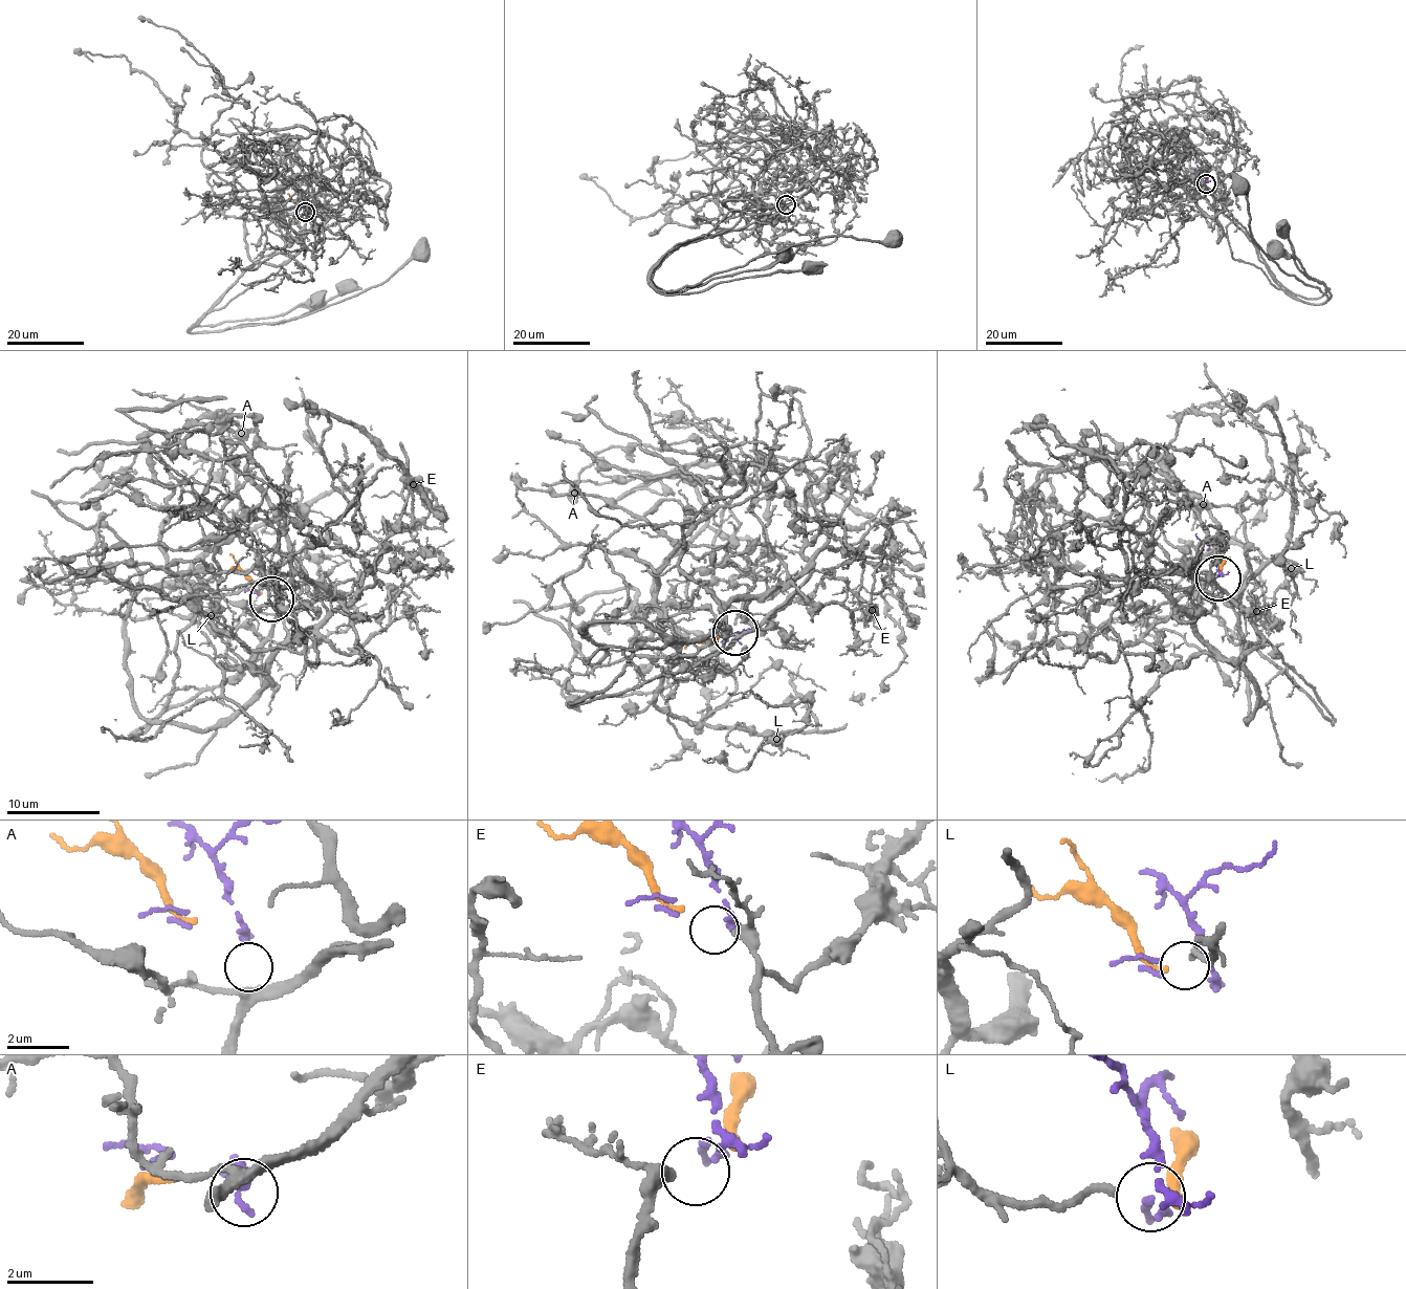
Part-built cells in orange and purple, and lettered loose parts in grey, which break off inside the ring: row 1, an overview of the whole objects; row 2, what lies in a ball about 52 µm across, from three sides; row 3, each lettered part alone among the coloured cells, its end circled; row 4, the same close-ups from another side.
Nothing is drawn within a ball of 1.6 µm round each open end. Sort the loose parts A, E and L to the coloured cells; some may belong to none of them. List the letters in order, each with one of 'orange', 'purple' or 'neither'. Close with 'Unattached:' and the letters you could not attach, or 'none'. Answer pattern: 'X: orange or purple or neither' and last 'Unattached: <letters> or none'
A: purple
E: neither
L: orange
Unattached: E

